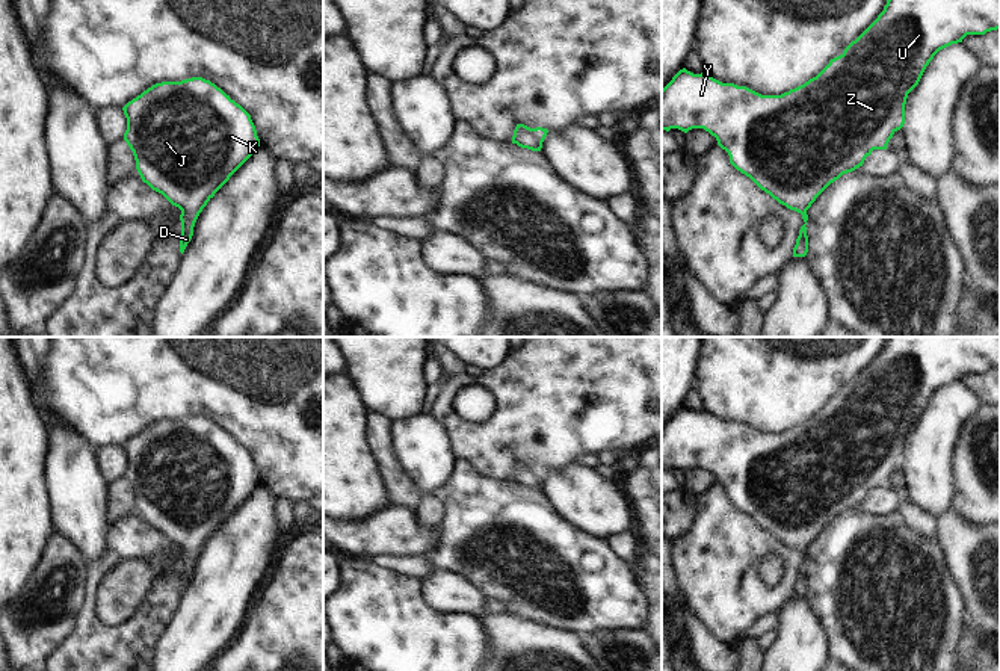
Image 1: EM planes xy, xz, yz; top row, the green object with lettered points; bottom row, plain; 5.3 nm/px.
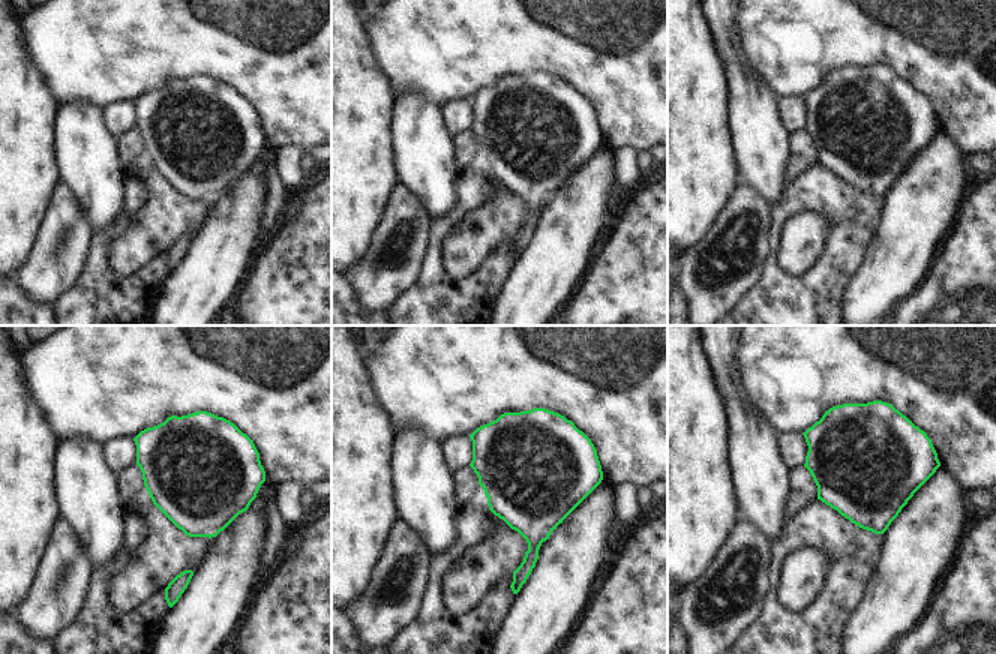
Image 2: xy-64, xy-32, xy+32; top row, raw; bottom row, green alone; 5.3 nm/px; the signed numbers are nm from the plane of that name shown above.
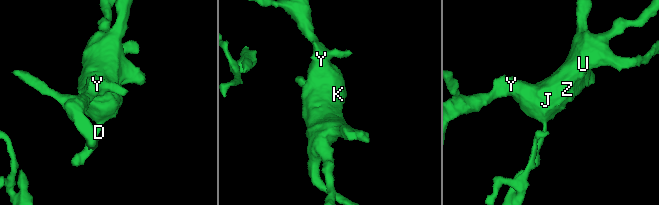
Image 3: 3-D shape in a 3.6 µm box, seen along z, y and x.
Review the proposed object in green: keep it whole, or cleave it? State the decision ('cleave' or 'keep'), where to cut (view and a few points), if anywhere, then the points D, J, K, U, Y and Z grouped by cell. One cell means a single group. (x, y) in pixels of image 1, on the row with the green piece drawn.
keep | no cut | D J K U Y Z

